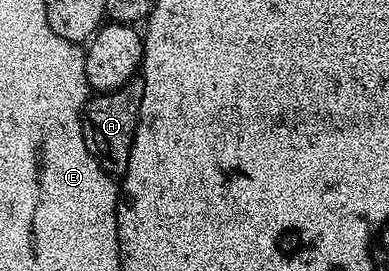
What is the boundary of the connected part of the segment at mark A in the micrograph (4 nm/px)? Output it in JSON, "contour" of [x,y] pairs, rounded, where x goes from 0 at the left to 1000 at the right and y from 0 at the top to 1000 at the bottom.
{"contour":[[[342,295],[314,325],[272,332],[226,365],[211,424],[221,546],[231,546],[231,561],[252,590],[252,605],[262,605],[262,620],[275,642],[314,649],[329,627],[368,351],[368,299]]]}

